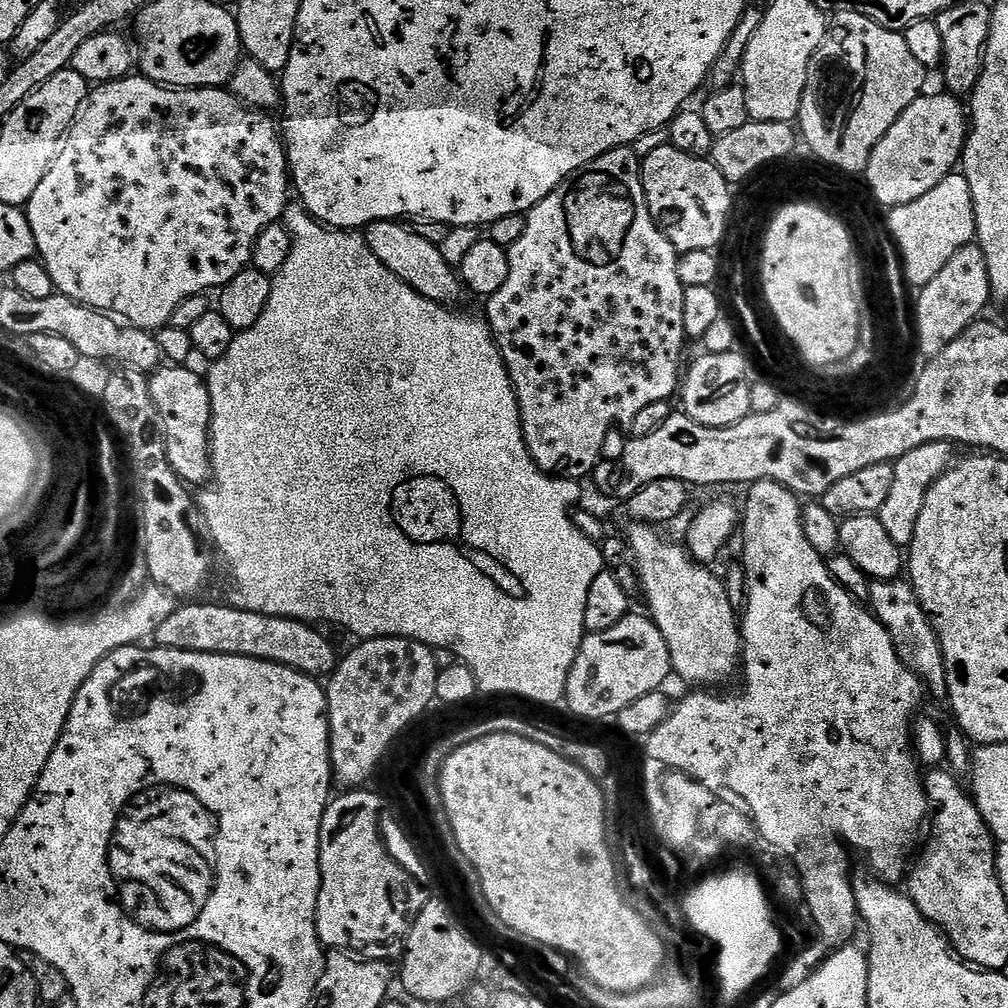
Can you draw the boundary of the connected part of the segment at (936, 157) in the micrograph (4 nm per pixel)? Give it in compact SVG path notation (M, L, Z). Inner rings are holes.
M922 94L914 103L903 112L890 126L890 130L878 142L878 146L872 152L872 157L868 162L866 176L872 179L872 187L876 189L876 194L884 201L891 204L900 201L910 202L913 196L918 196L925 189L938 186L942 178L946 178L961 163L964 151L964 142L968 139L970 131L970 120L966 115L959 99L951 94L944 96L928 96Z

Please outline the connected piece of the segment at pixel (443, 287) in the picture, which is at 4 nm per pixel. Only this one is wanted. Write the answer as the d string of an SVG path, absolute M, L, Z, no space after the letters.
M375 220L363 233L363 238L370 246L374 258L390 270L406 286L410 286L422 298L433 300L436 304L455 305L455 300L462 293L462 285L457 269L446 262L437 245L426 242L411 227L403 228L403 223L394 220Z

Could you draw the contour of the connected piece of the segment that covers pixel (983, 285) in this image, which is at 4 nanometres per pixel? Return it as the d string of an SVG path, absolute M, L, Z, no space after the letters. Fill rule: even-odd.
M973 242L962 246L962 250L958 250L958 254L950 258L947 268L940 273L940 279L930 282L928 291L921 300L920 332L923 352L946 350L946 346L954 342L954 338L958 338L983 317L980 315L988 300L992 299L990 274L986 270L986 258L980 245Z

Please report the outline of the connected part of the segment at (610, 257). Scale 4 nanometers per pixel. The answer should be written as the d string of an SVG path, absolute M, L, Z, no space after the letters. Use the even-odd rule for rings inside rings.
M631 147L615 148L606 154L602 154L598 158L594 158L594 162L590 162L584 168L580 168L573 176L568 176L562 183L557 186L553 192L547 196L542 202L538 202L538 206L534 206L531 212L527 213L528 221L526 222L526 230L522 230L522 238L518 238L518 242L514 242L514 246L508 249L508 261L510 262L510 274L506 278L506 283L502 285L502 290L498 290L498 294L487 297L488 316L486 315L486 323L492 329L492 339L496 342L496 347L500 350L500 357L504 360L504 367L508 369L508 376L512 379L512 388L516 392L516 401L520 407L520 424L524 428L524 441L528 447L528 453L532 456L532 461L543 470L543 472L553 478L567 480L569 482L583 481L583 476L591 477L595 473L598 465L601 463L600 455L604 452L604 443L608 440L608 435L612 432L612 427L615 424L631 425L634 418L638 418L638 414L645 408L651 406L654 402L662 402L663 400L671 401L672 395L677 395L678 385L682 380L682 364L680 368L680 355L684 352L684 344L686 345L686 337L684 335L684 323L682 322L682 306L684 305L684 290L683 282L678 278L678 262L680 256L677 253L676 247L670 243L664 235L658 230L658 226L652 220L652 215L648 209L648 203L644 197L644 180L640 176L641 157L635 156L632 153Z

